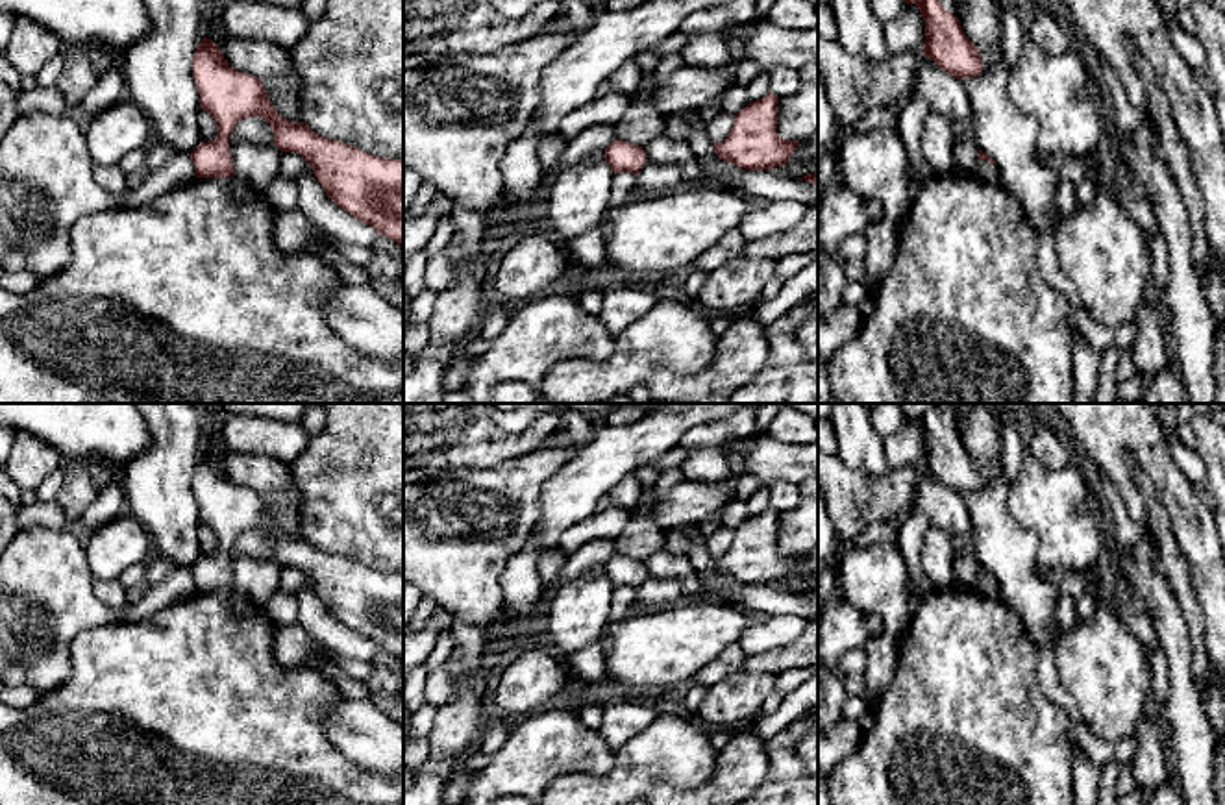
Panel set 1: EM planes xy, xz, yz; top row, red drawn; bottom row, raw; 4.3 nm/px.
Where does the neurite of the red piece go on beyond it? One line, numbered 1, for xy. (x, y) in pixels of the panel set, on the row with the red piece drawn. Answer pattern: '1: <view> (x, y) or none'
1: none

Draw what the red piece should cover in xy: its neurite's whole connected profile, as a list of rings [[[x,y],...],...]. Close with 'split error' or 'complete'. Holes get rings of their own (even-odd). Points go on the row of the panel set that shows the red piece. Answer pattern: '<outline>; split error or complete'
[[[204,37],[192,56],[192,78],[200,109],[215,120],[218,133],[189,154],[196,178],[229,178],[233,163],[229,135],[248,117],[265,118],[281,152],[300,154],[331,202],[368,224],[377,235],[403,244],[403,161],[377,157],[357,146],[318,135],[303,122],[283,118],[263,81],[228,65],[220,48]]]; complete

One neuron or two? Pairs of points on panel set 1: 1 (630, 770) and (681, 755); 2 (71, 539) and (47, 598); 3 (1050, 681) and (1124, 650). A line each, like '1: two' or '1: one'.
1: one
2: one
3: two

